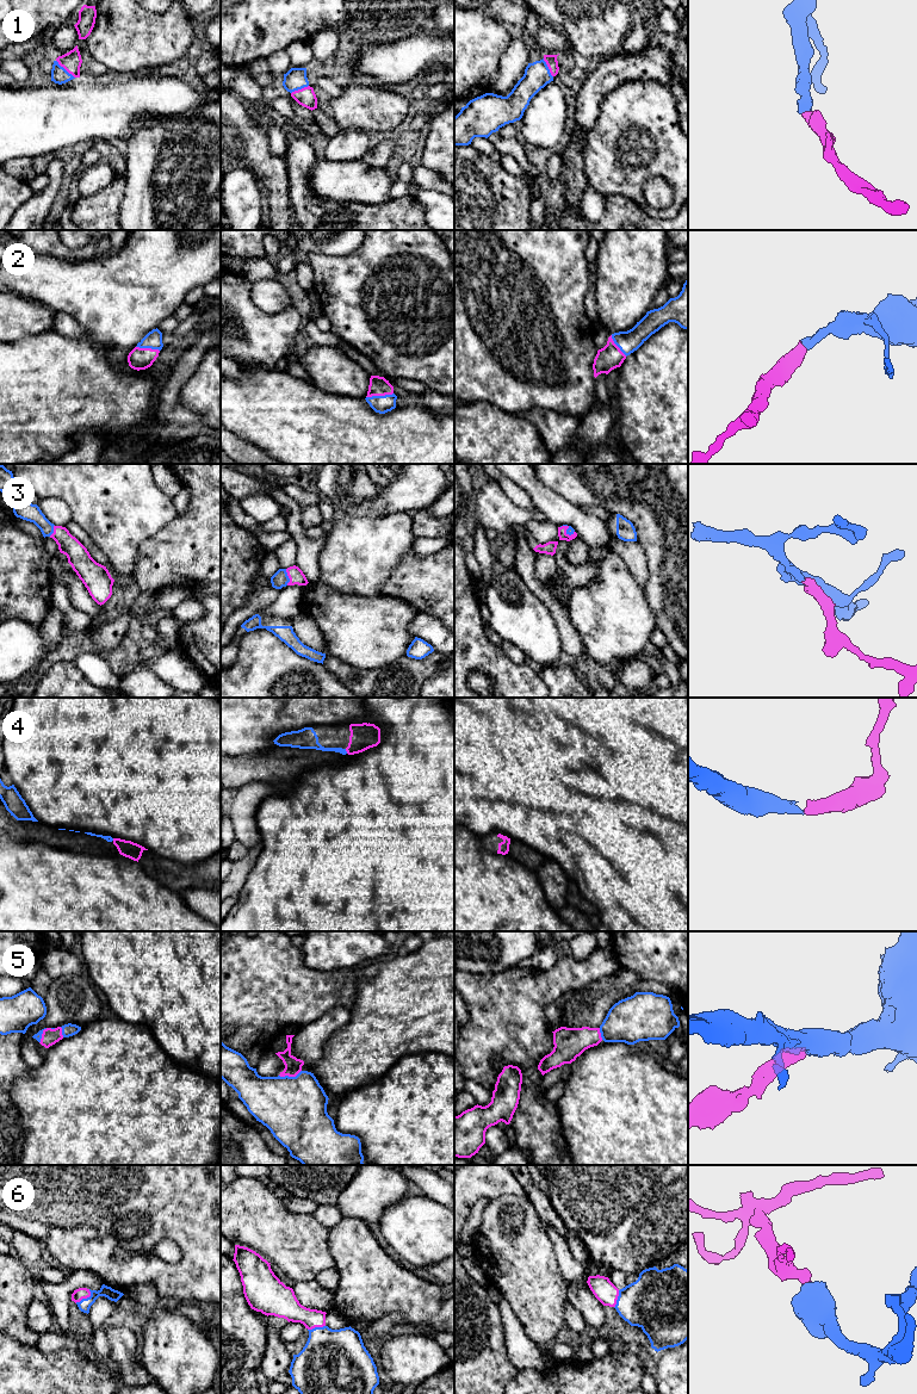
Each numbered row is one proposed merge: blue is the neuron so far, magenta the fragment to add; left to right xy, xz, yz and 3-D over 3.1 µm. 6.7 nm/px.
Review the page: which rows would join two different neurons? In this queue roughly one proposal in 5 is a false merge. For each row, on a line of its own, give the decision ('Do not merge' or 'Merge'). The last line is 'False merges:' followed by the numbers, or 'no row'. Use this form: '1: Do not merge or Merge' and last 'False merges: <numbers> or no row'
1: Merge
2: Merge
3: Merge
4: Merge
5: Merge
6: Merge
False merges: no row

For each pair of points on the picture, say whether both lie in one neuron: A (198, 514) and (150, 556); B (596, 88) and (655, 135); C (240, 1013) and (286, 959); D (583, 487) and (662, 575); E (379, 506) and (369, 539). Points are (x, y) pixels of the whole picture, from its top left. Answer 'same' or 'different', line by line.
A: same
B: different
C: same
D: same
E: different

